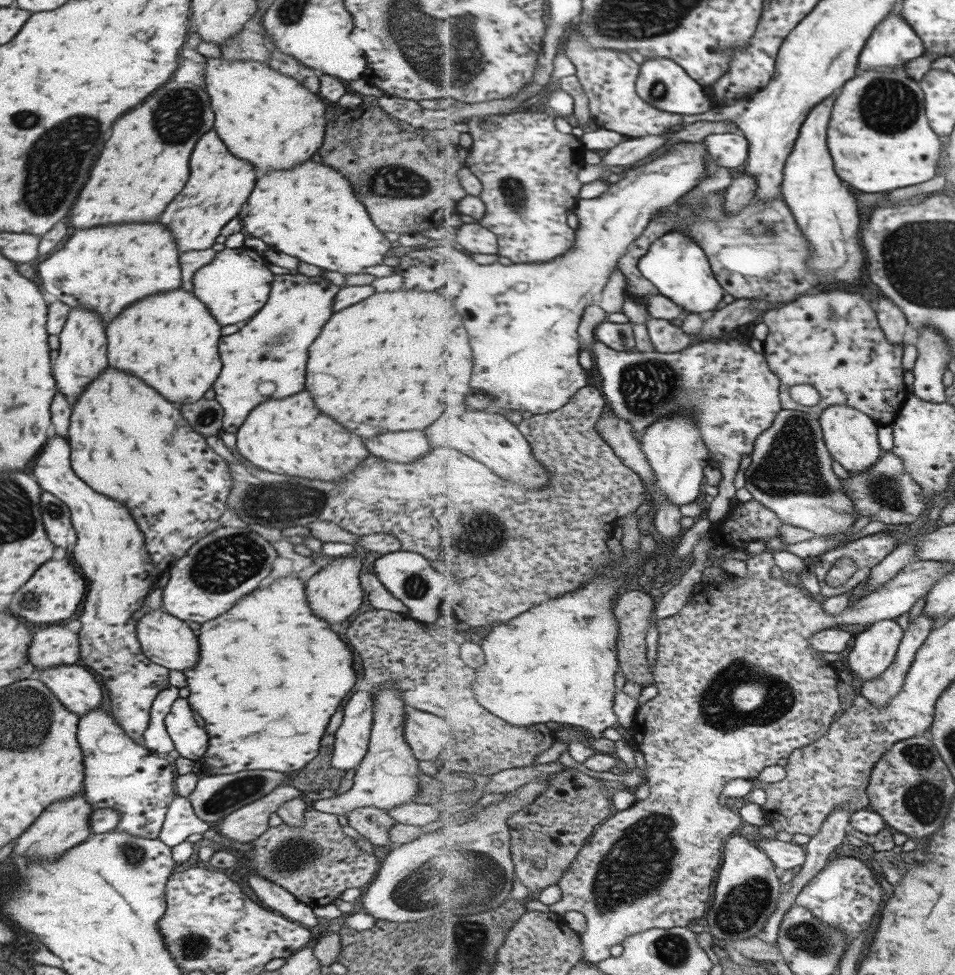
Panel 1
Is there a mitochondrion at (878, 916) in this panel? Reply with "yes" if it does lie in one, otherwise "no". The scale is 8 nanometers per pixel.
no

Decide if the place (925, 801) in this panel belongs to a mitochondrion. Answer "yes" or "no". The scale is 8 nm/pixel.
yes

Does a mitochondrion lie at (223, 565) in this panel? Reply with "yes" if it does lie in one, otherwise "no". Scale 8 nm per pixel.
yes

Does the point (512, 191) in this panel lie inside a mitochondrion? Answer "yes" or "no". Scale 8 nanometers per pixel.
yes

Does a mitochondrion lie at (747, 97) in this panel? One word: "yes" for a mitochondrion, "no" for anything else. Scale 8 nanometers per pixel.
no

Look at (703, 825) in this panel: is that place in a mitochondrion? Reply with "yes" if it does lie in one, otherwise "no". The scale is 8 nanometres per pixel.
no

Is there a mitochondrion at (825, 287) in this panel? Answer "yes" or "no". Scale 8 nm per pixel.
no

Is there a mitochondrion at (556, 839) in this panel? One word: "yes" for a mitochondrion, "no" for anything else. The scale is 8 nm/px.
no

